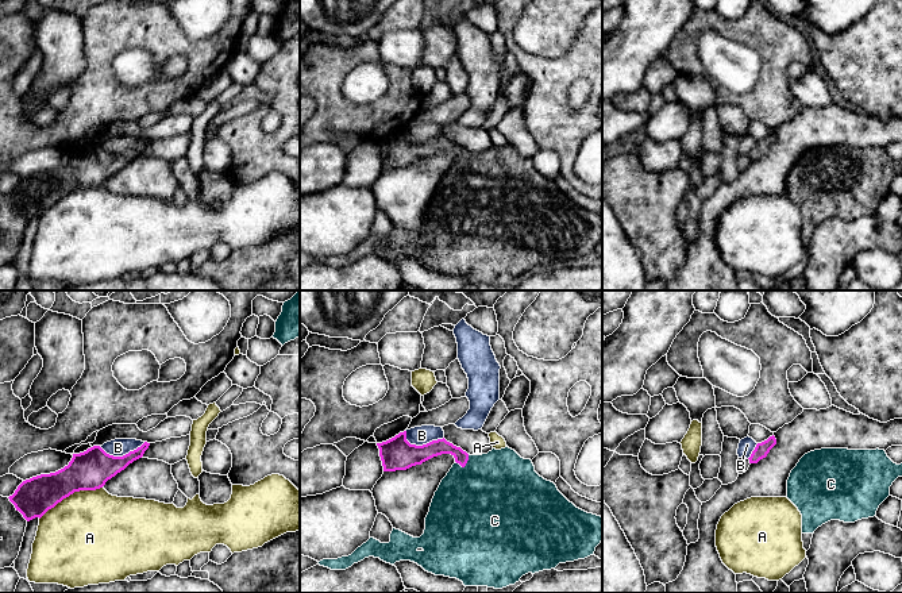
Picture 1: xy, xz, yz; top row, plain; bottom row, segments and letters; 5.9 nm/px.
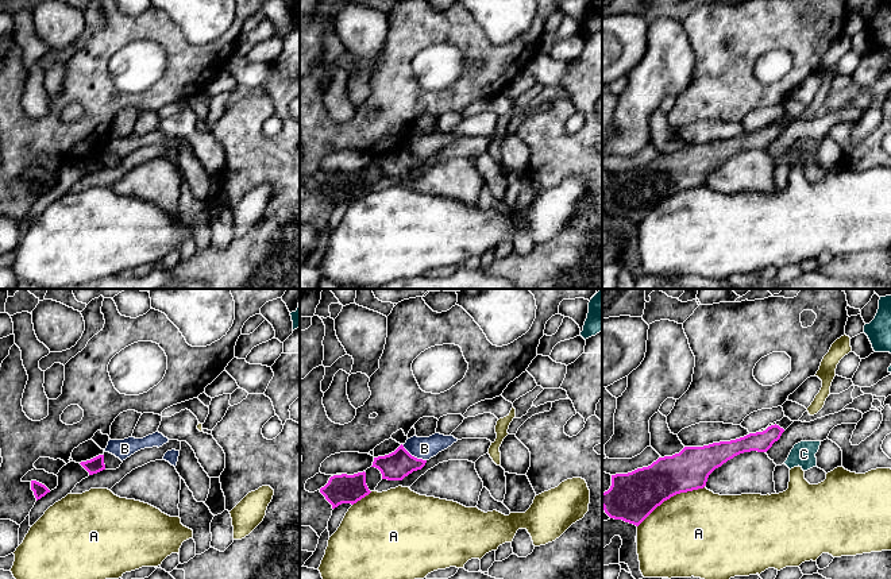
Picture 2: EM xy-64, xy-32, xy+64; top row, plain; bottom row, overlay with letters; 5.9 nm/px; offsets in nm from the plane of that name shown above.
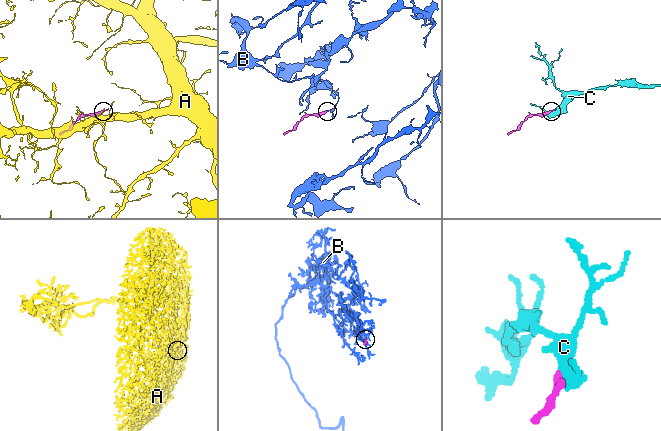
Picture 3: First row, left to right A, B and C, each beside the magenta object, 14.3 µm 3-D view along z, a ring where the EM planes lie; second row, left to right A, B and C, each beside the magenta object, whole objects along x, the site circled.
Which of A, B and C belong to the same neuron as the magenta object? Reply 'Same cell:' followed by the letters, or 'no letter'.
Same cell: C

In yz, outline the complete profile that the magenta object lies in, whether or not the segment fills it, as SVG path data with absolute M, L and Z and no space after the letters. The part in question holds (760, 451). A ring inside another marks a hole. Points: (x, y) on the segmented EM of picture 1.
M770 436L767 440L758 443L755 450L752 451L749 463L758 463L760 459L766 458L770 450L776 444L775 436Z

